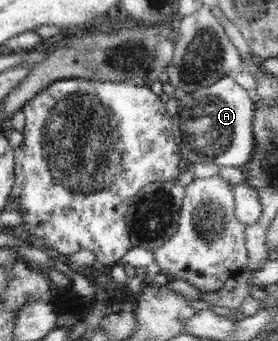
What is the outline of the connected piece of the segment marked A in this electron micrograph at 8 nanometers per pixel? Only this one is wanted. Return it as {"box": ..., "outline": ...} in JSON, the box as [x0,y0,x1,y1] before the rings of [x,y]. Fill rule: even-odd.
{"box":[172,75,255,168],"outline":[[[234,75],[220,78],[210,87],[198,88],[182,96],[172,123],[173,136],[181,148],[183,162],[242,168],[255,152],[253,98],[246,88],[235,82]]]}

